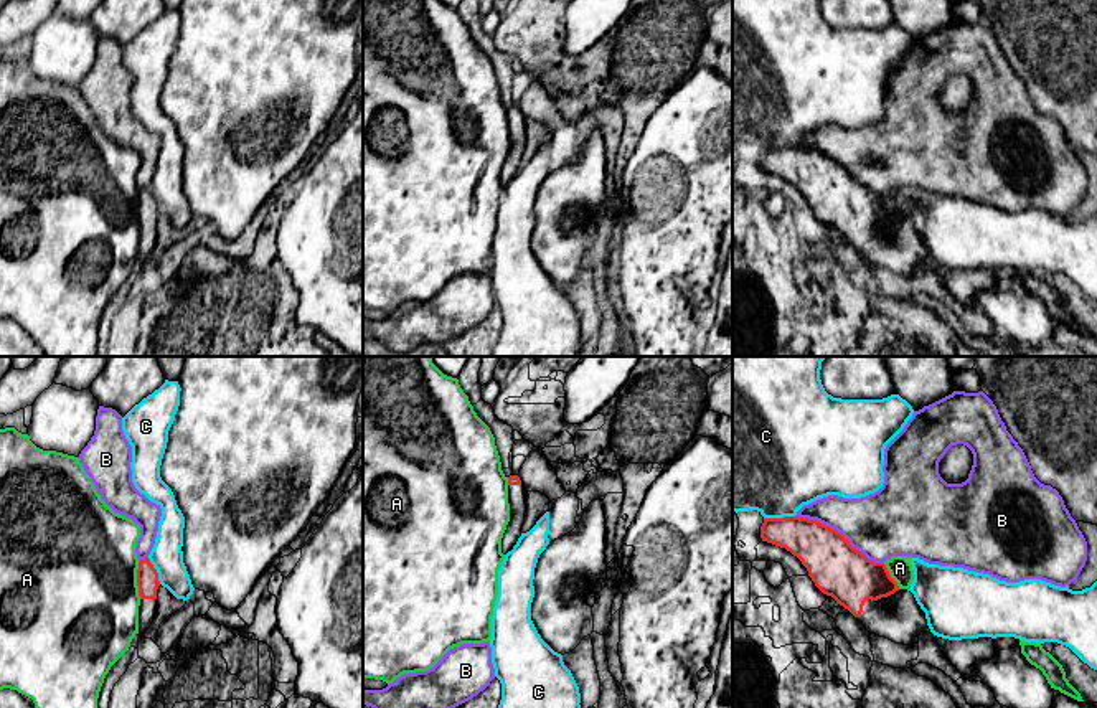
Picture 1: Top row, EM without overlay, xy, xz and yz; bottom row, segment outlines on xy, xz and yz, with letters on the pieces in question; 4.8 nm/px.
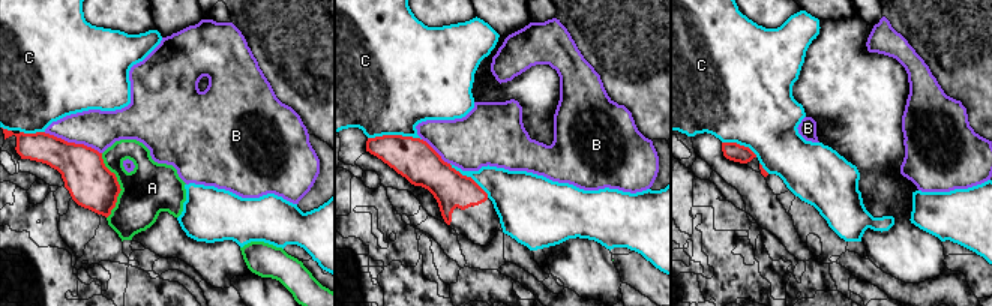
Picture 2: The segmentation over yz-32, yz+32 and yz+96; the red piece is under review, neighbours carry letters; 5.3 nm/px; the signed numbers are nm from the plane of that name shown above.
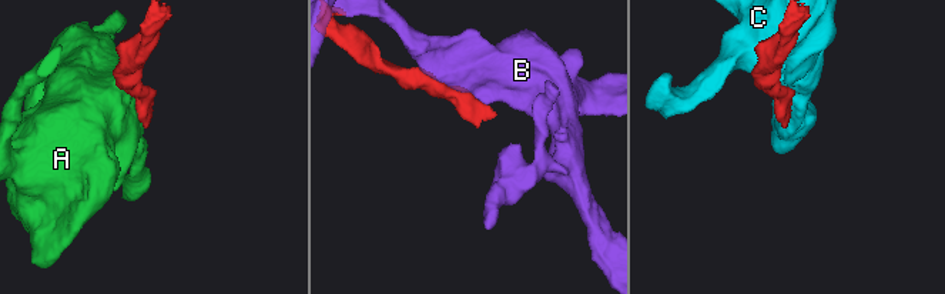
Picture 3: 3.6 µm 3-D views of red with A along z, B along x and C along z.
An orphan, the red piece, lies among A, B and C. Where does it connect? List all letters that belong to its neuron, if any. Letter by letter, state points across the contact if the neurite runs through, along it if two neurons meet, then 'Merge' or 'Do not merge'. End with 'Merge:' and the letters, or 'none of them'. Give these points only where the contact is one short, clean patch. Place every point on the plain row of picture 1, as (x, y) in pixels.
A: Do not merge
B: Do not merge
C: Do not merge
Merge: none of them

